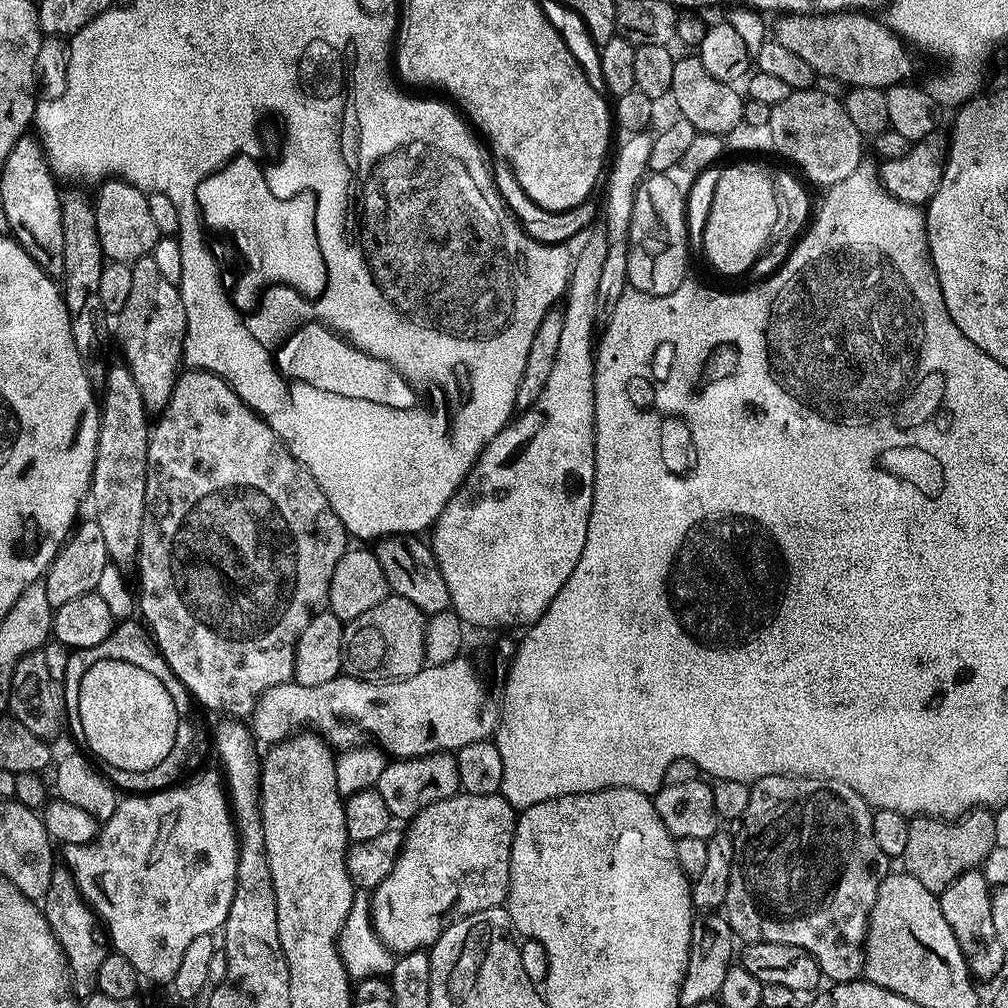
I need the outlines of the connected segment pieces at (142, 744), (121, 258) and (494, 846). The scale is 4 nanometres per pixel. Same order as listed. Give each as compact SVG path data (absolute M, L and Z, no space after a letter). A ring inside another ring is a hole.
M94 662L83 669L80 676L80 716L78 723L86 729L82 737L88 743L87 751L97 761L112 760L114 766L123 766L130 770L144 770L148 764L156 764L168 744L172 744L174 730L177 729L179 716L176 713L176 696L168 693L168 688L155 676L151 667L130 662Z
M123 181L106 182L100 187L100 197L96 200L94 213L100 249L105 257L117 264L131 266L144 256L151 256L157 242L161 240L161 235L158 226L154 226L153 216L150 215L148 196L139 188Z
M461 791L459 794L434 802L426 806L417 816L412 817L402 836L400 852L396 855L396 864L390 870L390 874L381 882L370 896L370 925L375 937L388 952L392 954L403 954L406 952L418 952L431 949L436 939L441 936L448 925L459 920L461 916L469 916L475 912L481 912L487 908L495 908L503 905L508 898L508 883L510 882L510 858L512 857L512 843L514 842L514 830L516 829L517 809L505 796L499 794L494 796L479 796Z

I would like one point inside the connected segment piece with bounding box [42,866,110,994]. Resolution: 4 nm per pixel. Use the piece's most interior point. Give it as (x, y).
(85, 945)

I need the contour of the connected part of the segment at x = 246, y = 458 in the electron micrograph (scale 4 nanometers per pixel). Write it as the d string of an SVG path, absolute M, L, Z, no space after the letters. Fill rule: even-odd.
M184 370L181 371L180 377L176 379L176 386L172 391L171 402L164 410L160 425L155 425L151 431L148 441L148 468L147 476L144 484L145 510L144 521L140 532L140 546L138 553L138 563L140 562L140 592L138 588L138 608L145 612L146 615L152 616L146 620L147 627L150 629L151 635L154 637L154 643L164 655L164 664L169 668L186 687L187 691L193 697L197 696L200 700L205 700L212 708L225 708L225 713L235 714L237 717L244 718L251 713L252 707L256 704L257 697L261 692L265 692L270 686L278 686L279 684L287 684L292 680L292 670L294 668L294 658L296 657L296 643L302 634L302 630L306 630L306 626L311 622L313 616L317 615L327 605L328 591L330 590L330 578L334 578L334 566L338 566L338 558L342 558L342 554L348 551L350 547L350 537L344 524L338 518L338 514L334 514L334 510L330 506L330 502L326 502L326 494L322 494L322 490L318 486L318 482L314 482L314 478L310 474L310 470L306 470L306 466L302 462L298 462L294 458L294 454L290 454L287 444L281 440L270 427L270 425L260 417L259 412L255 412L247 402L244 401L236 391L228 385L218 374L213 372L202 372L199 370Z

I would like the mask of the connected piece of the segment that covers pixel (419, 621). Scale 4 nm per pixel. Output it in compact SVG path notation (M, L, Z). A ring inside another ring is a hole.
M389 594L358 618L344 624L344 667L349 676L360 680L405 680L425 667L424 626L426 614L414 602Z

